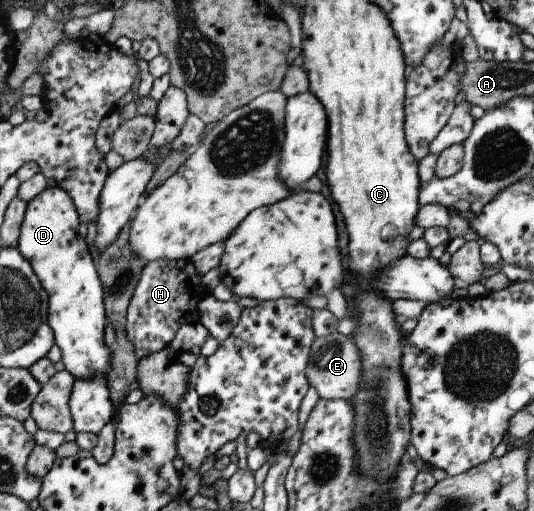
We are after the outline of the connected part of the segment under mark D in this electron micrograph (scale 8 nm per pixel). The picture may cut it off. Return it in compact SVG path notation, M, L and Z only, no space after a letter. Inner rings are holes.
M49 185L27 203L21 224L17 248L30 264L48 294L48 325L54 332L56 345L62 354L62 362L67 372L77 380L89 380L95 374L107 372L111 364L111 350L105 344L105 324L108 323L104 311L105 293L85 237L79 233L80 216L71 196L63 188Z

